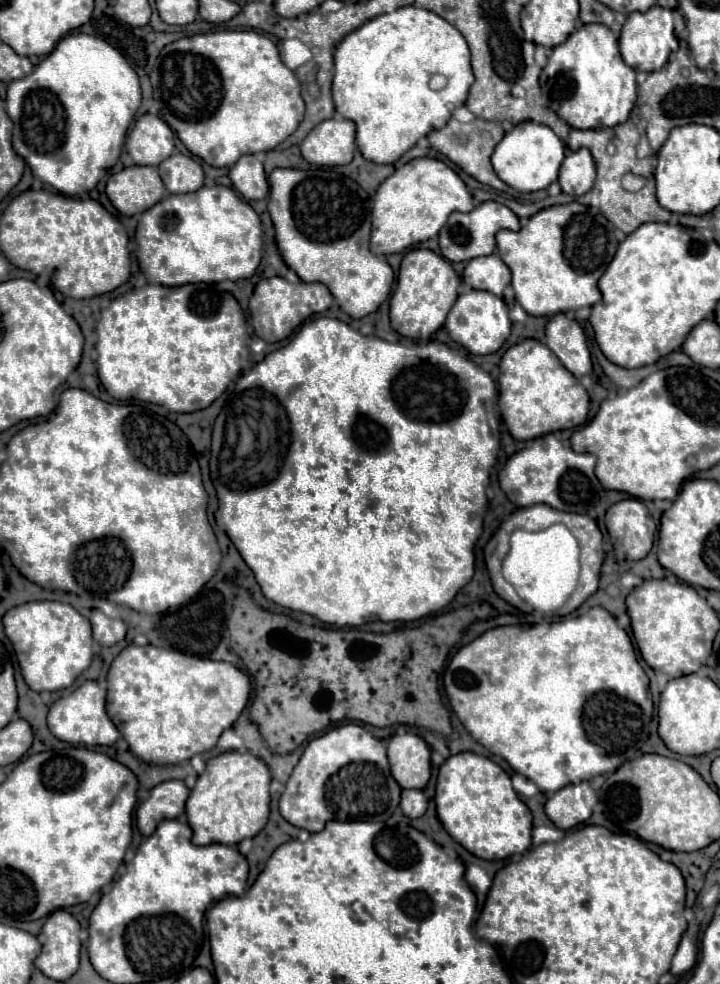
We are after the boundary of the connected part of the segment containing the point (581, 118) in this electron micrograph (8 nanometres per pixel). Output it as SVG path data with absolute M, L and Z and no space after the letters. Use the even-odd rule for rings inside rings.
M584 25L552 49L544 67L544 93L554 113L576 129L598 129L626 123L636 97L636 71L624 65L618 39L606 25Z

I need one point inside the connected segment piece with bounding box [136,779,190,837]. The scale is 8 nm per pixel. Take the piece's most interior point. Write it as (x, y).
(167, 800)

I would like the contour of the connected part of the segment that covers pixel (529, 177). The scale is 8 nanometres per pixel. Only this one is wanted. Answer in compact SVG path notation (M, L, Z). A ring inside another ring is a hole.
M524 121L514 125L514 129L504 135L500 145L496 145L492 153L492 165L496 169L496 175L504 183L512 185L516 191L530 193L546 189L550 183L558 179L558 169L564 161L564 151L564 143L556 137L556 133L550 127Z

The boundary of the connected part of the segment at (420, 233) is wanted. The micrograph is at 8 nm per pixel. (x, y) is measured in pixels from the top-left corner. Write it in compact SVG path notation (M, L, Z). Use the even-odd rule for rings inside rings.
M418 157L396 169L372 197L370 251L392 255L438 235L452 211L474 209L472 195L454 169L440 159Z

